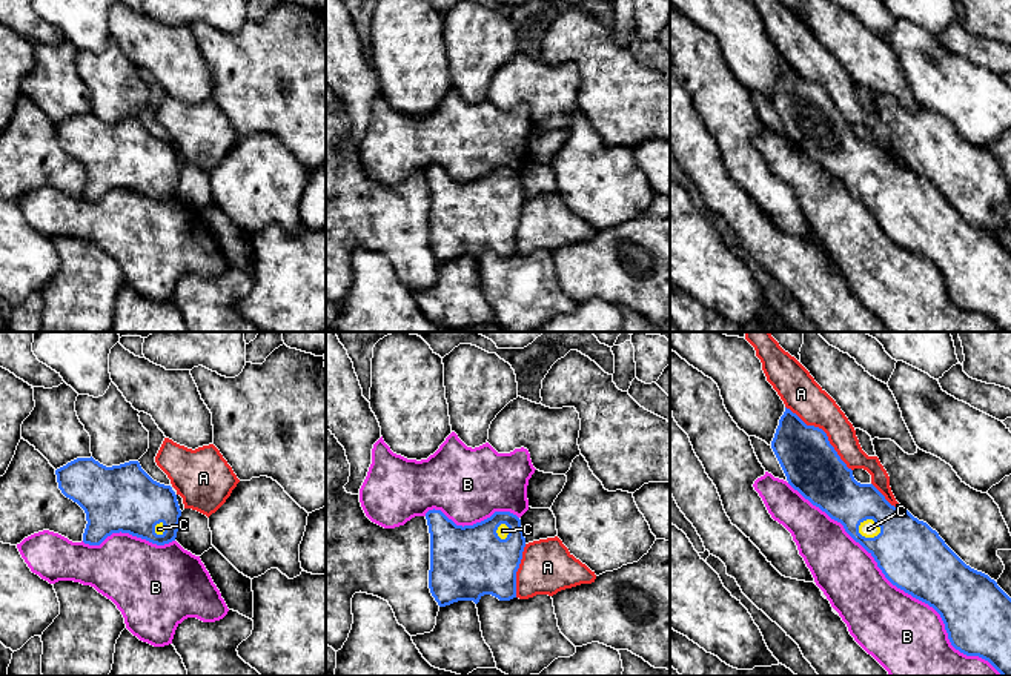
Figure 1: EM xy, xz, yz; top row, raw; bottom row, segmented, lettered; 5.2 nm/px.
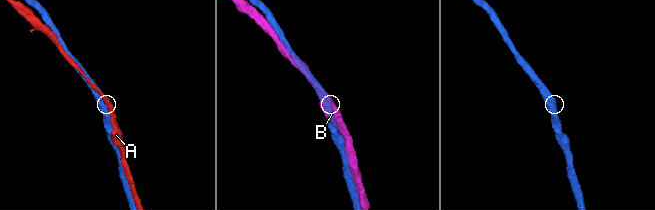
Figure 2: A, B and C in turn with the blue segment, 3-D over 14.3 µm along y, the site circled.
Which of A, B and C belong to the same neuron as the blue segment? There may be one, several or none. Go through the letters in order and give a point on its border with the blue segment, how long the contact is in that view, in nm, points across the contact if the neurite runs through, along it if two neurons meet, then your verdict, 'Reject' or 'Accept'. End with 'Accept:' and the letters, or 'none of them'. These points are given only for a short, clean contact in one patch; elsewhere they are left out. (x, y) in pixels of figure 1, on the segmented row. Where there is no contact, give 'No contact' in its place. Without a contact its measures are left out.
A: Touches blue at yz (824, 432). Shared border 480 nm. Reject
B: Touches blue at yz (899, 587). Shared border 1500 nm. Reject
C: Touches blue at yz (867, 538). Shared border 130 nm. Accept
Accept: C

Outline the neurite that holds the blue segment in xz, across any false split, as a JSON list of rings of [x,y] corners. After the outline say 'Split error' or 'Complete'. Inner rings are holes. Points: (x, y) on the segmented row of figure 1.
[[[441,510],[426,513],[430,533],[429,588],[439,607],[492,595],[516,598],[516,572],[525,538],[521,519],[495,512],[473,525],[456,525]]]. Split error

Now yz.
[[[785,407],[771,449],[788,484],[813,505],[840,522],[877,562],[885,578],[933,607],[942,618],[951,645],[966,656],[988,661],[1002,676],[1011,676],[1011,598],[988,575],[966,565],[926,522],[903,505],[891,505],[873,484],[860,484],[840,459],[827,433],[807,426]]]. Split error

